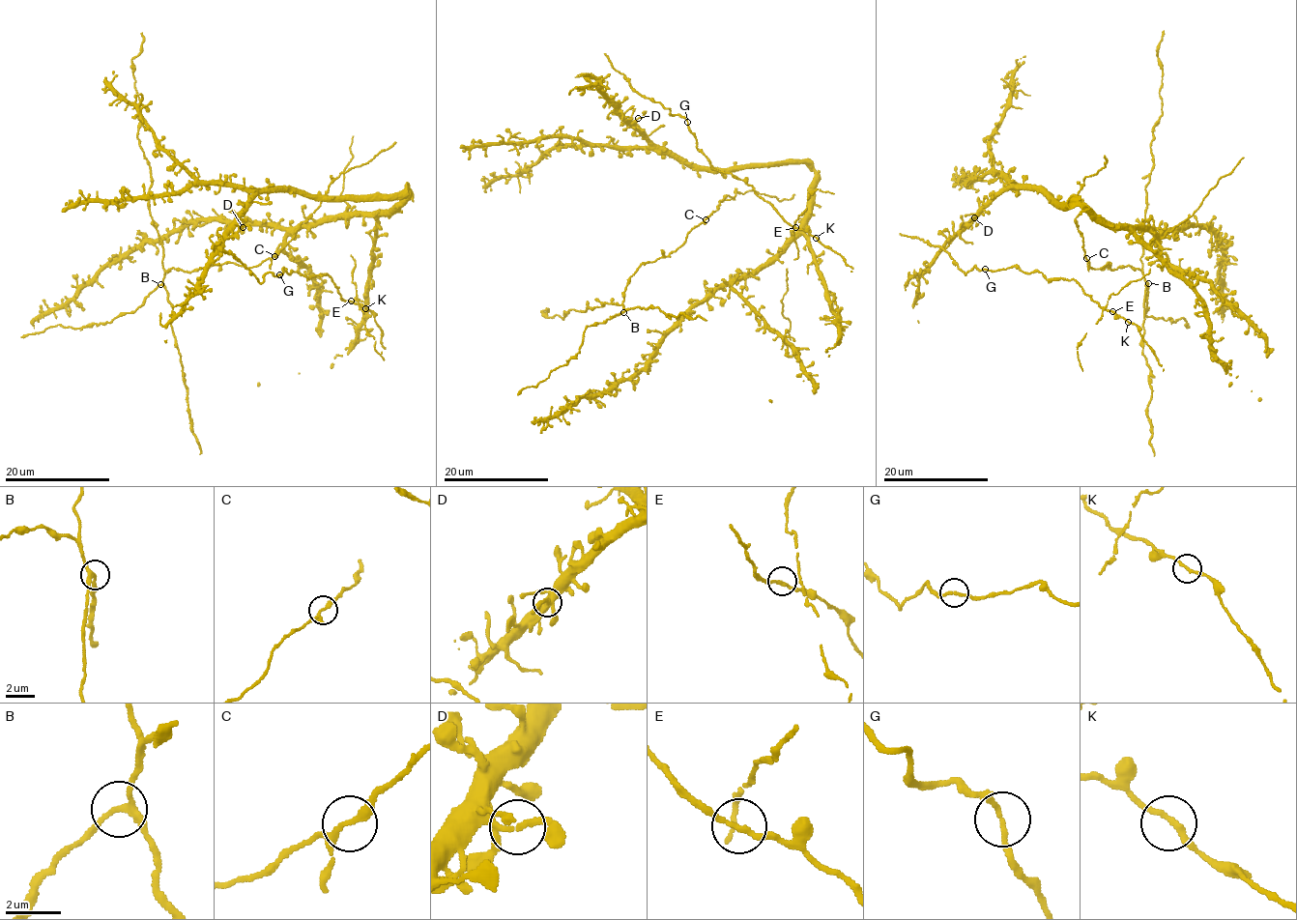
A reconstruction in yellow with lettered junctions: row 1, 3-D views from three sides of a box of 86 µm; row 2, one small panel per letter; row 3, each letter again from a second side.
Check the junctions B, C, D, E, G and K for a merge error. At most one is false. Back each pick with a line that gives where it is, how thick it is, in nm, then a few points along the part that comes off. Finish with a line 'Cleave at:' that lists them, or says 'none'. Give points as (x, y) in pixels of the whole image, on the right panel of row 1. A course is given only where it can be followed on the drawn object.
Cleave at: none

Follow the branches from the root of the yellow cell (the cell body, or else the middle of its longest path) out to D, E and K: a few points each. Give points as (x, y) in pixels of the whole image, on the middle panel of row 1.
D: (748, 167), (714, 169), (680, 162), (655, 149), (633, 122), (638, 118)
E: (748, 167), (680, 162), (657, 151), (619, 103), (635, 90), (683, 117), (714, 168), (744, 180), (795, 227)
K: (748, 167), (680, 162), (657, 151), (619, 103), (635, 90), (683, 117), (714, 168), (744, 180), (816, 238)

